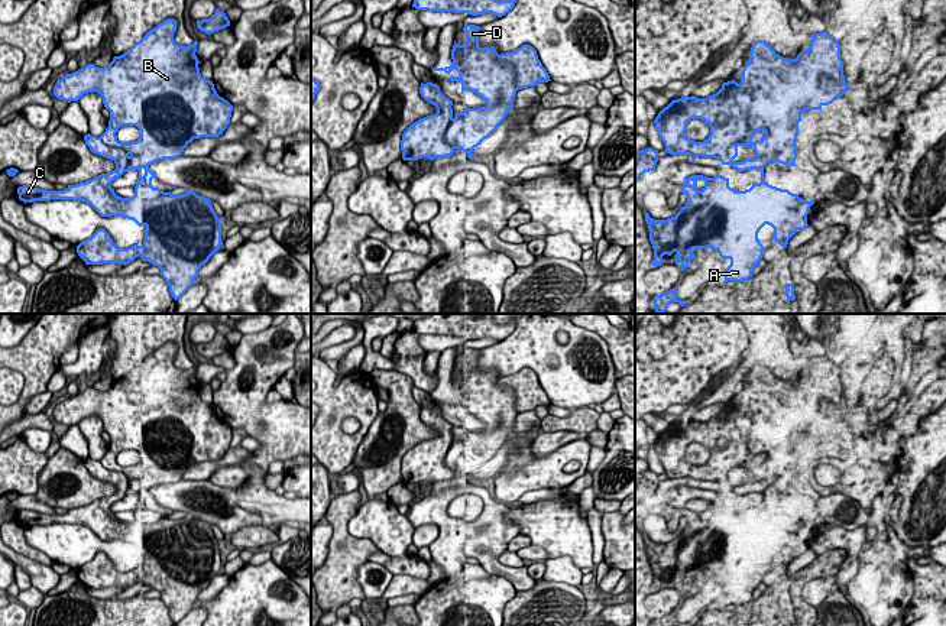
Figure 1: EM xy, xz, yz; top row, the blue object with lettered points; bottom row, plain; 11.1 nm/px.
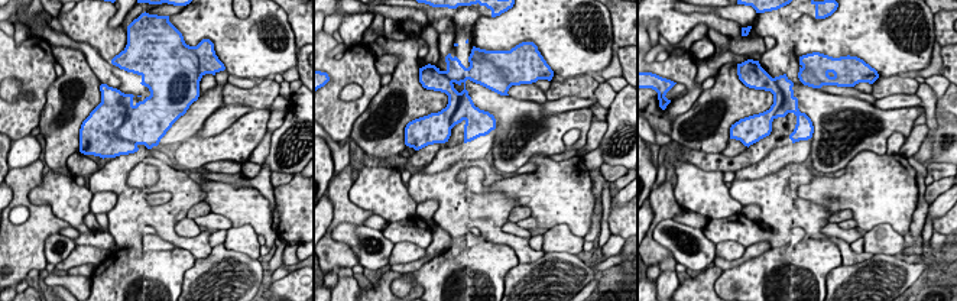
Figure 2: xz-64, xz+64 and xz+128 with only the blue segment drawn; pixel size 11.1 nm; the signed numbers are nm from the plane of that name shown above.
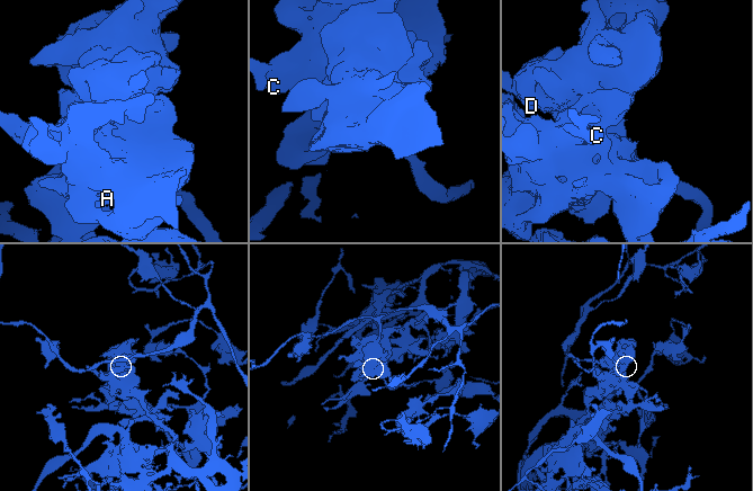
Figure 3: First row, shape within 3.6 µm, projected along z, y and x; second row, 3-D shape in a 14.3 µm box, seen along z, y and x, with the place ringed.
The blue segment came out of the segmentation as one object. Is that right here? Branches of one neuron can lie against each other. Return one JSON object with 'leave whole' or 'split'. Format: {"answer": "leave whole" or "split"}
{"answer": "split"}

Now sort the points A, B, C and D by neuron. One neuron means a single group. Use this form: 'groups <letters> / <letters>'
groups A C / B D

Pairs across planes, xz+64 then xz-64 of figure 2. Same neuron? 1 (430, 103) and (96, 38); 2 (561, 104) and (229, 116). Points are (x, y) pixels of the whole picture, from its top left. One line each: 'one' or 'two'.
1: two
2: one

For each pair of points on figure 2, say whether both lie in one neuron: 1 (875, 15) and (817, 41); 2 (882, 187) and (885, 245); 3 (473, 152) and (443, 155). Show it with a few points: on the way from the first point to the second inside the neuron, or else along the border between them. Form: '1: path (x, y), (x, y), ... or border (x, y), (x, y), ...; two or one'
1: path (860, 26), (831, 36); one
2: border (866, 230), (879, 225), (891, 225), (902, 236); two
3: path (466, 152), (450, 155); one

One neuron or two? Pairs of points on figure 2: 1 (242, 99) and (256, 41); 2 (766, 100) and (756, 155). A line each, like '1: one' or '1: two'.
1: two
2: two

